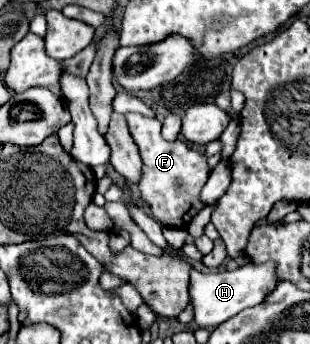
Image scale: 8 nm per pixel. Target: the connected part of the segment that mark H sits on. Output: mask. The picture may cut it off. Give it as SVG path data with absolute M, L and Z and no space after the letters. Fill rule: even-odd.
M264 262L264 264L246 264L236 270L220 270L202 274L198 270L190 272L190 298L194 304L194 322L202 328L216 328L228 318L236 316L244 308L256 306L264 302L264 298L274 292L278 286L278 274L276 274L276 262Z

